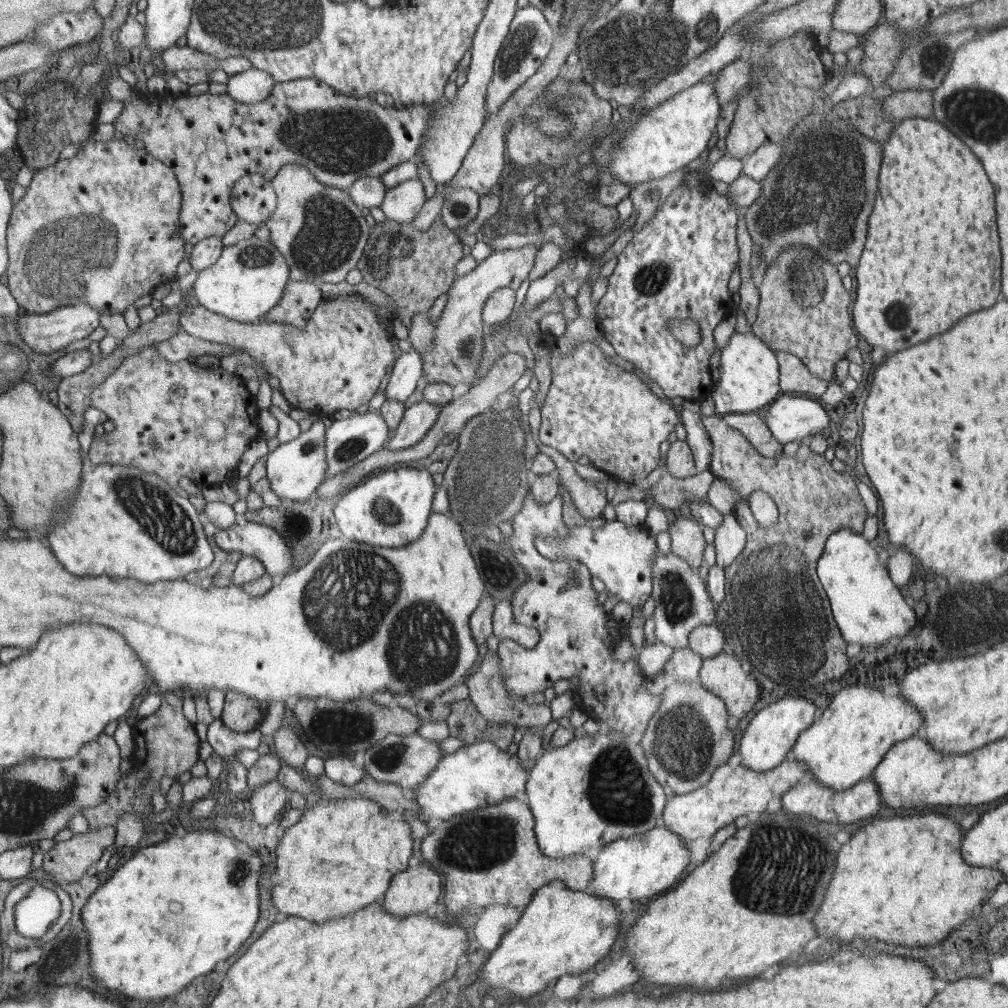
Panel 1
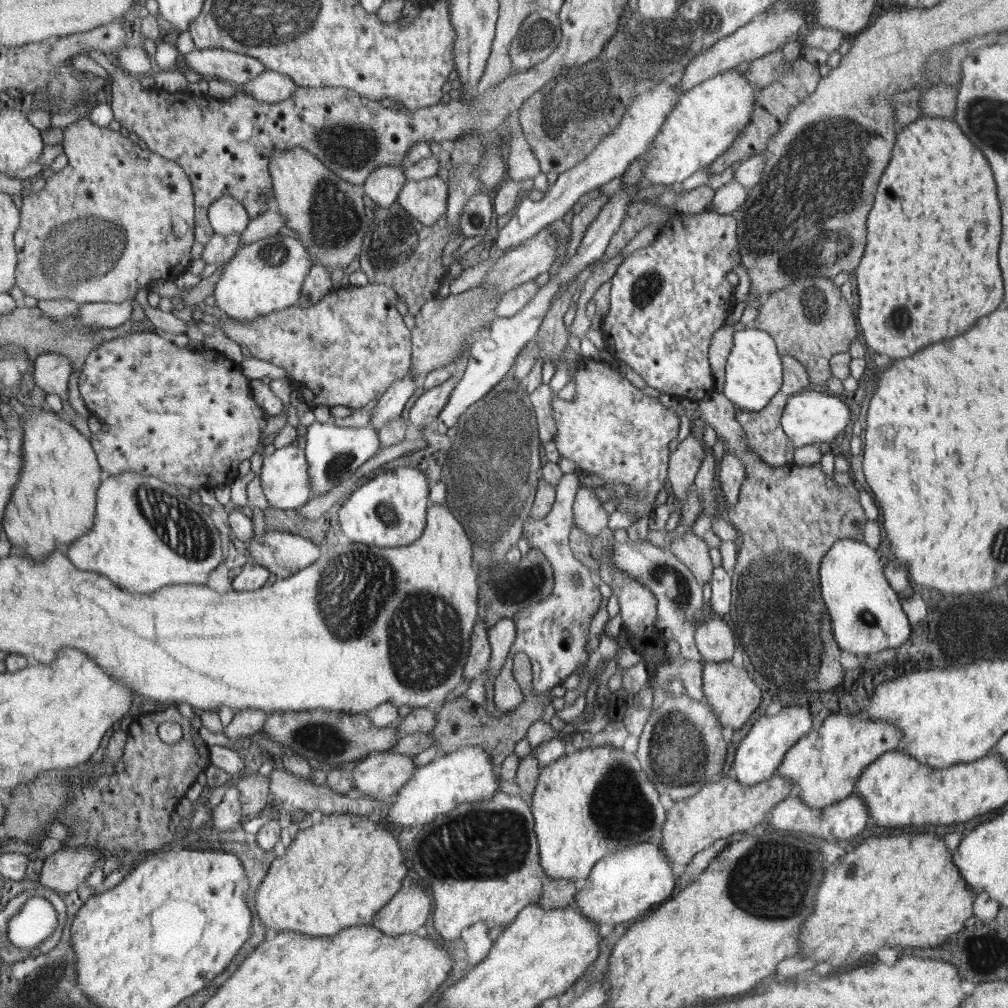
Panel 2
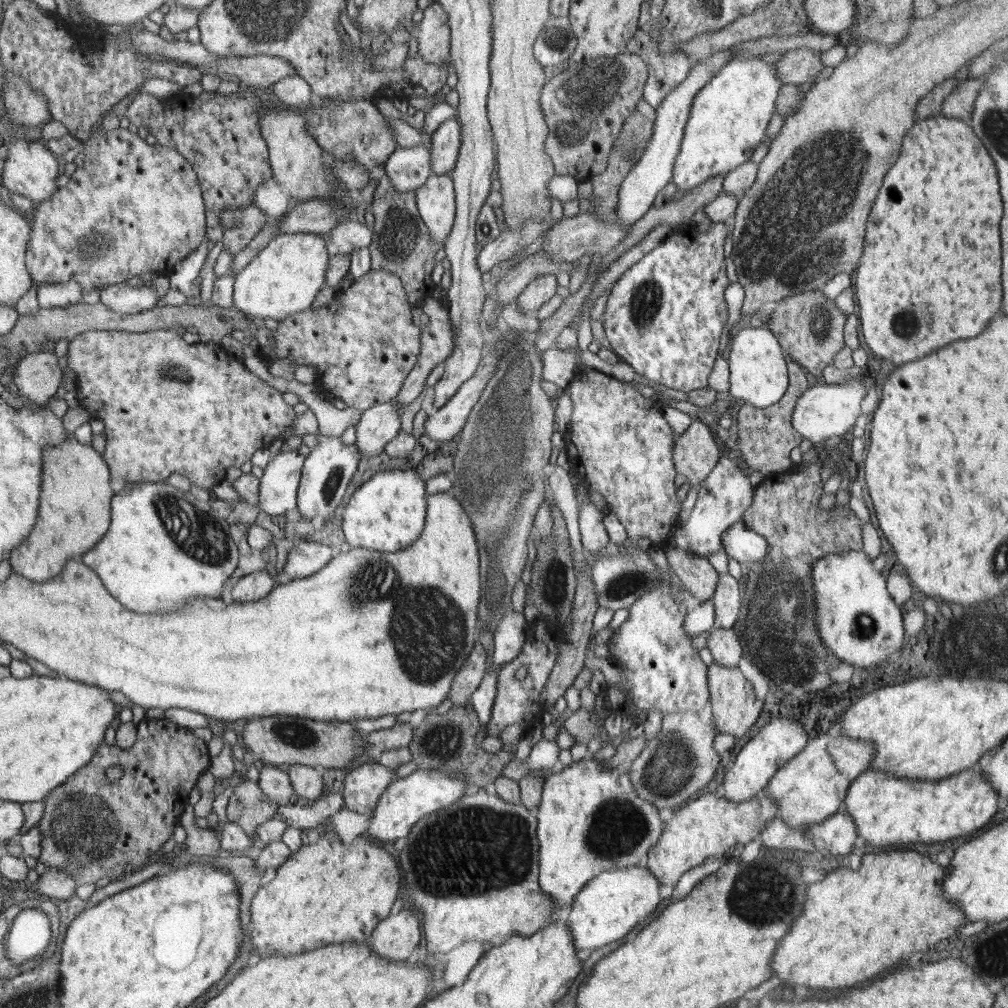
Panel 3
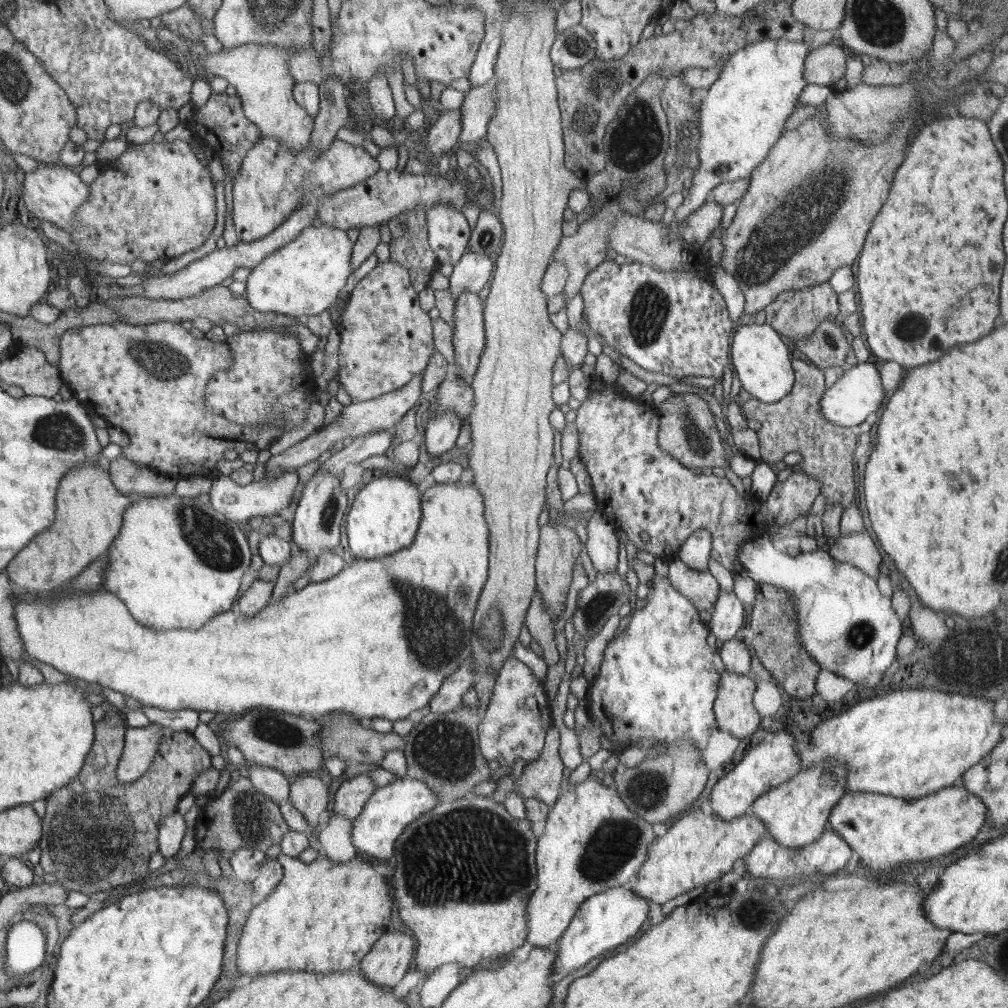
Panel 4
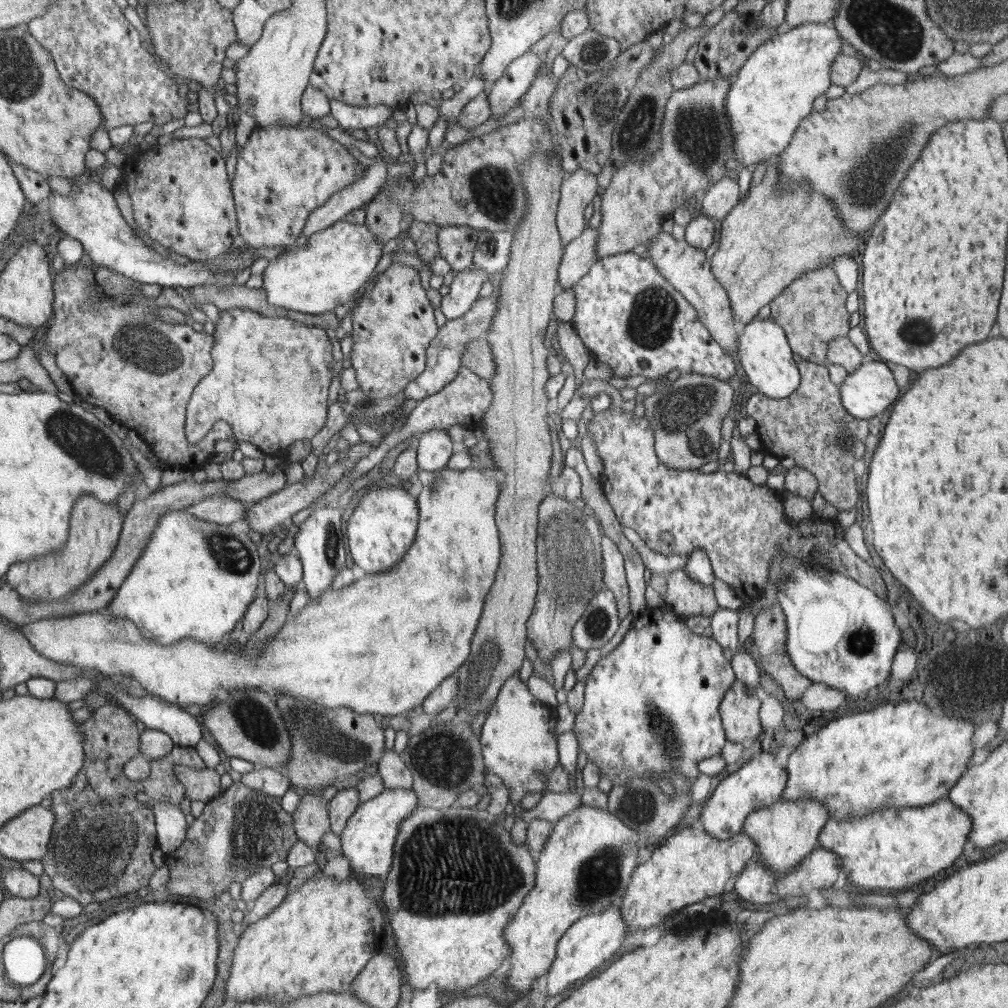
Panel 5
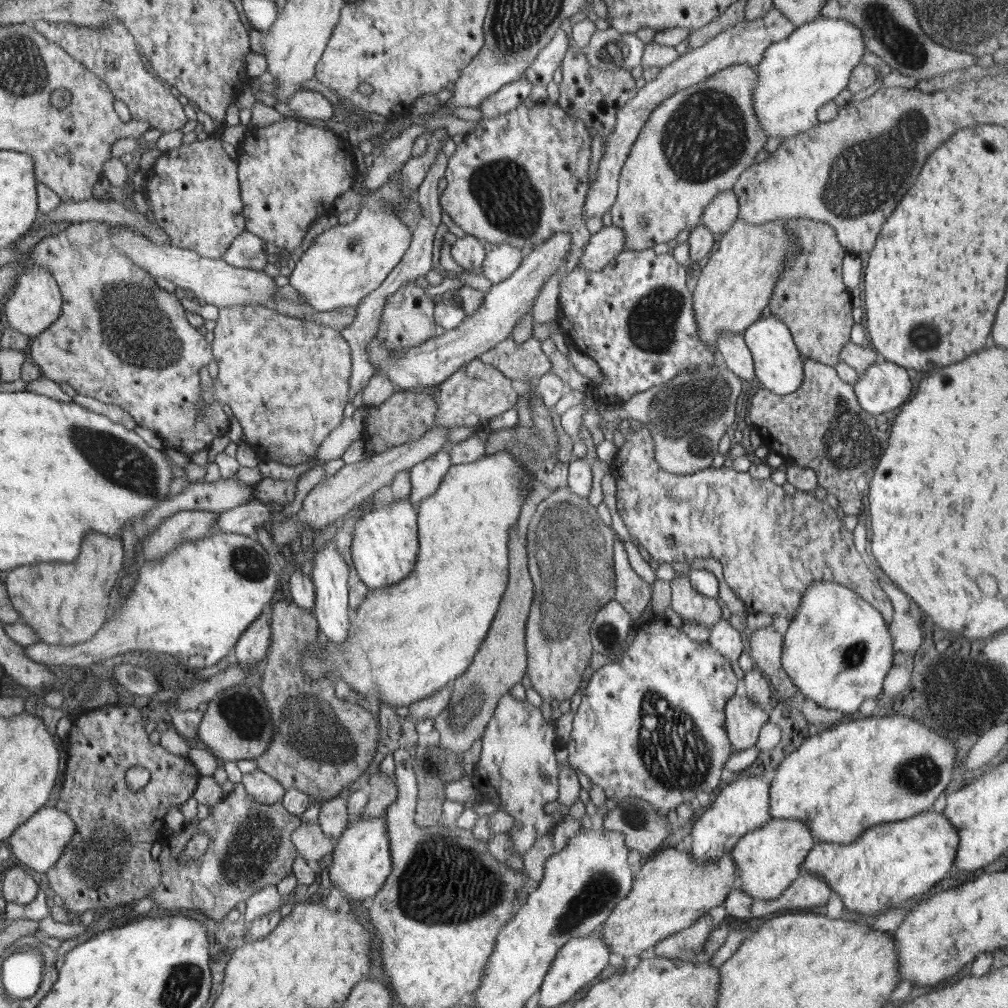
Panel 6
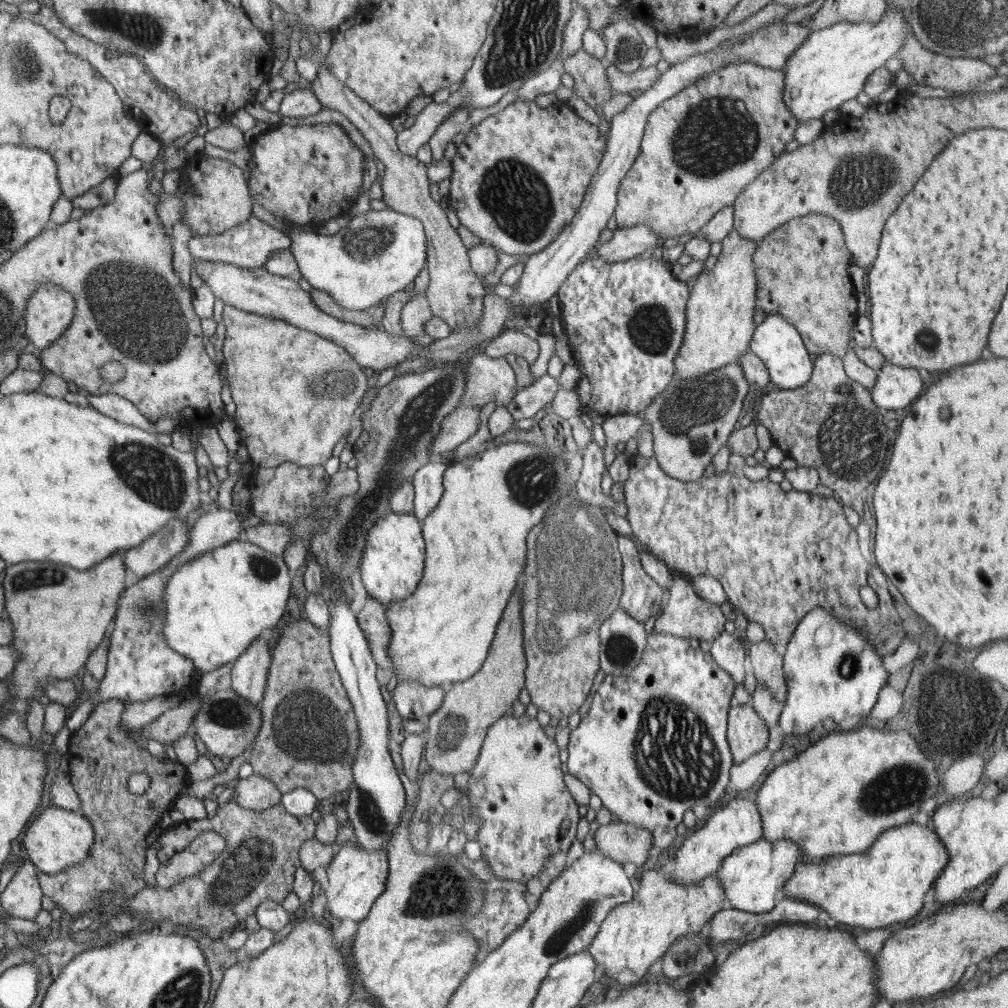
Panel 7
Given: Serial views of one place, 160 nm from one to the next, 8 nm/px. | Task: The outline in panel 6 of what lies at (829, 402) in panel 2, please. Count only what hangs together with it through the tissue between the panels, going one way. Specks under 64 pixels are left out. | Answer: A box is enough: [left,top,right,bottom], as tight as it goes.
[853,359,912,416]

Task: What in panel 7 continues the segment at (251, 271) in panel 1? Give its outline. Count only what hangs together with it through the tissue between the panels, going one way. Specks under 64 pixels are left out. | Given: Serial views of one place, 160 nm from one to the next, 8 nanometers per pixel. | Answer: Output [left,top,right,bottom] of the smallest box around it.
[288,209,428,310]

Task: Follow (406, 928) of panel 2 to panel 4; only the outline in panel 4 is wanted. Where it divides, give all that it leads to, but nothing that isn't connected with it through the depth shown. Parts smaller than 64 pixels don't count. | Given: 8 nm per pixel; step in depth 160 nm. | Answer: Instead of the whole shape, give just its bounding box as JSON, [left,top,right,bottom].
[359,928,416,990]

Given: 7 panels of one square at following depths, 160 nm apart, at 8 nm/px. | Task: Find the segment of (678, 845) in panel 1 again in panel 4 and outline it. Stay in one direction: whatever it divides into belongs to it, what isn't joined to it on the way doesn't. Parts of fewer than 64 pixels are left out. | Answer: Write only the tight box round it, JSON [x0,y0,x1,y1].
[555,884,648,978]

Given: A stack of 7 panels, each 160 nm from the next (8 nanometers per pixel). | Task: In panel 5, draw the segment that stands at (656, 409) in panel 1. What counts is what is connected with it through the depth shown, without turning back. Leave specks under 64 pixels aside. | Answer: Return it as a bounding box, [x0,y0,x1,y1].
[584,406,888,603]

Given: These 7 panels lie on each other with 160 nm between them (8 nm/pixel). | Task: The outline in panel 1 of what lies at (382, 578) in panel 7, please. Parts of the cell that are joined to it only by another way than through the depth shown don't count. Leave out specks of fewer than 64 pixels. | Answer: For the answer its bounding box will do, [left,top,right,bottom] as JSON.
[334,465,438,548]

